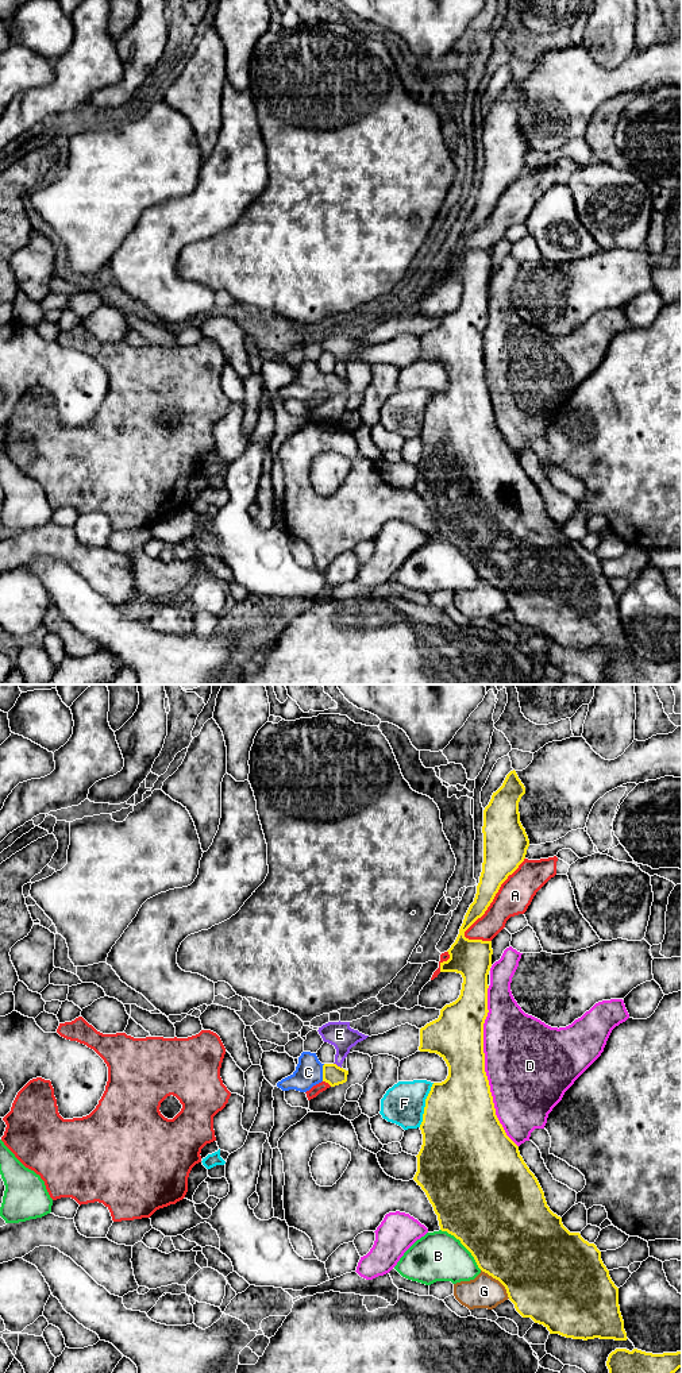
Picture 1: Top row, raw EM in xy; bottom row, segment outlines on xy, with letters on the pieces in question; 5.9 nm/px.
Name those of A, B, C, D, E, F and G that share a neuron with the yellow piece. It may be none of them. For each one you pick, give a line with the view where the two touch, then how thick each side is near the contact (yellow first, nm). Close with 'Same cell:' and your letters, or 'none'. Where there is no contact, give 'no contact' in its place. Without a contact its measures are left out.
C: meets yellow in xy; 120 nm thick on the yellow side, 160 nm on the other
Same cell: C

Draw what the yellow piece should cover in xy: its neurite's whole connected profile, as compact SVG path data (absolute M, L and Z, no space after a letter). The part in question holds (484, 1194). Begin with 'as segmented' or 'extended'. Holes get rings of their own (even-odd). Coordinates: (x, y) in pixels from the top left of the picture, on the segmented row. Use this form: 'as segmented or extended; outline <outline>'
as segmented; outline M510 771L502 786L493 792L483 810L483 863L474 902L470 905L459 934L447 950L450 959L440 963L440 972L456 972L463 977L459 998L440 1010L438 1019L420 1029L420 1052L439 1054L448 1067L448 1076L442 1083L434 1083L425 1099L420 1130L423 1145L417 1157L417 1172L413 1180L425 1192L438 1215L442 1231L454 1235L471 1253L478 1268L498 1280L506 1289L509 1300L523 1318L531 1318L543 1324L550 1334L573 1339L614 1339L627 1341L624 1320L619 1305L619 1288L609 1276L601 1260L601 1251L594 1243L585 1241L579 1233L570 1233L562 1218L547 1206L544 1192L529 1170L519 1146L506 1135L500 1123L485 1072L483 1023L488 1017L488 975L492 967L492 941L469 940L465 932L481 918L501 884L524 861L529 840L520 822L519 802L525 787L516 771Z

